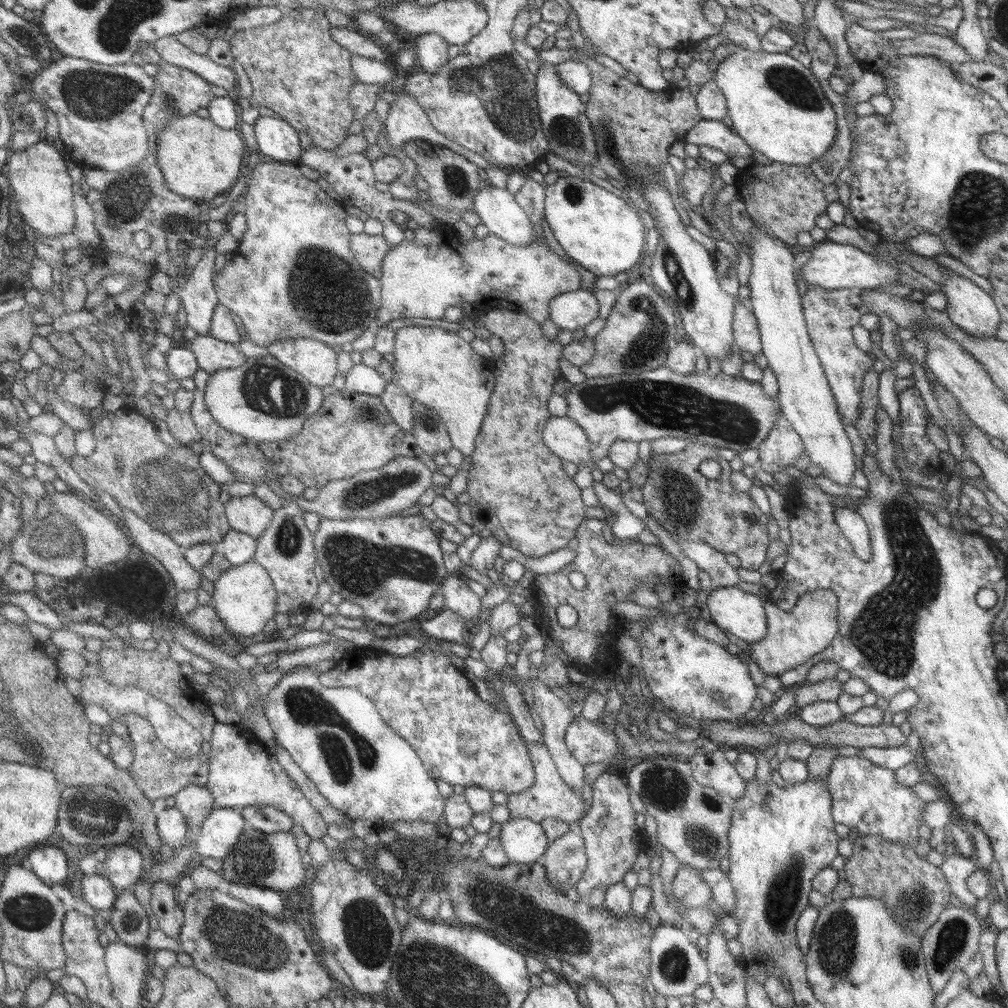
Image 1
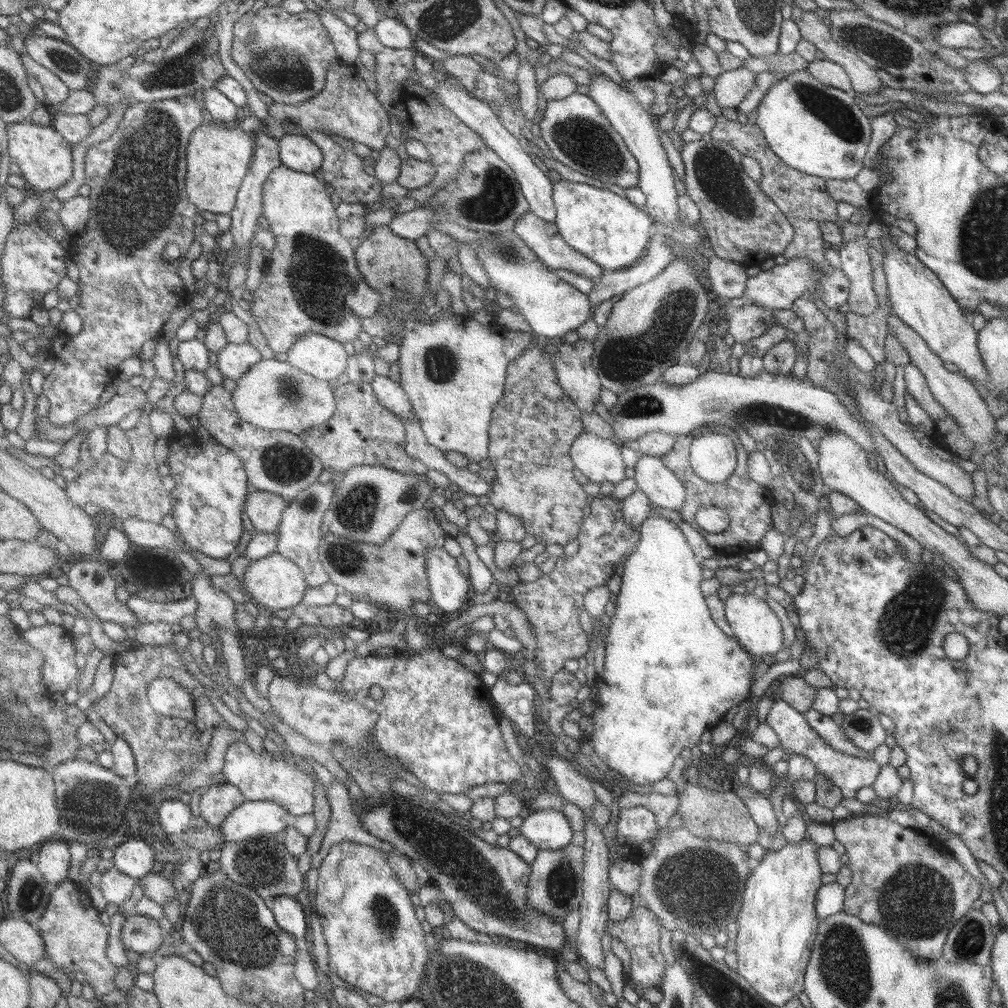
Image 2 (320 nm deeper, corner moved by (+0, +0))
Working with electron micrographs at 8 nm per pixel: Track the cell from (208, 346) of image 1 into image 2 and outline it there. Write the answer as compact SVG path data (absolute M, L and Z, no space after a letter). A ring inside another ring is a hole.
M228 343L217 356L217 368L231 380L243 378L249 369L261 360L261 352L247 343Z

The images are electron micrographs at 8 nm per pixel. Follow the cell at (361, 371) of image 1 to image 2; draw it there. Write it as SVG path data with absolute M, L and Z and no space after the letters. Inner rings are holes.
M378 376L372 382L372 387L380 397L381 404L384 404L385 408L400 417L402 421L414 414L409 395L400 382L395 382L386 376Z

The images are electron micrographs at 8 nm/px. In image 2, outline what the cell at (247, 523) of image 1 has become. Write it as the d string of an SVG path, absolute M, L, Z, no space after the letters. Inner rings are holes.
M252 489L245 512L256 532L277 533L288 503L277 493Z

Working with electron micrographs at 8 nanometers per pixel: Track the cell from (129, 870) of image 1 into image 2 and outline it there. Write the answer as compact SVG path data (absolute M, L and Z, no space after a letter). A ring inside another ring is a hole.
M128 840L114 850L116 867L137 880L153 870L153 862L155 862L155 852L145 840Z

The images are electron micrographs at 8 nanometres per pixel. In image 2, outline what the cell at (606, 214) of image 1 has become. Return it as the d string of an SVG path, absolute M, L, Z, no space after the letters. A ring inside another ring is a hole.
M561 179L560 182L552 184L553 207L555 208L555 220L552 224L556 226L561 240L569 245L573 250L586 256L595 264L598 264L604 271L618 271L619 269L631 266L639 256L643 256L646 245L653 235L653 224L641 208L630 204L607 189L594 188L587 184L576 184Z

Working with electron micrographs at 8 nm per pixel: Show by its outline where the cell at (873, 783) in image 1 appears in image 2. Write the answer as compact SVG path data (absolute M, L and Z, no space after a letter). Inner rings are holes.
M777 700L771 704L765 724L777 735L779 745L782 748L782 756L797 754L809 760L816 773L825 777L829 783L836 787L843 799L853 798L855 793L865 787L871 787L880 767L872 758L861 758L851 756L849 753L842 753L833 750L824 740L821 740L809 724L805 721L804 714L796 712L783 700Z

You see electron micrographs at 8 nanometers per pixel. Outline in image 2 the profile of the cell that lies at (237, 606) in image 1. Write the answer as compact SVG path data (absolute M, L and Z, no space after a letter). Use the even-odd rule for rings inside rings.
M273 553L261 560L252 561L244 571L243 585L246 593L269 612L283 608L293 609L308 594L309 586L304 570L295 561L283 555Z

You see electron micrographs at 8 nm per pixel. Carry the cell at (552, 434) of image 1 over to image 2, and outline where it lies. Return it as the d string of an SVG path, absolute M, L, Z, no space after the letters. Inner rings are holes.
M582 432L577 435L577 439L571 443L568 455L572 460L572 465L577 469L589 482L593 484L609 484L616 485L625 477L625 465L621 461L620 448L611 441L599 436L586 434Z

